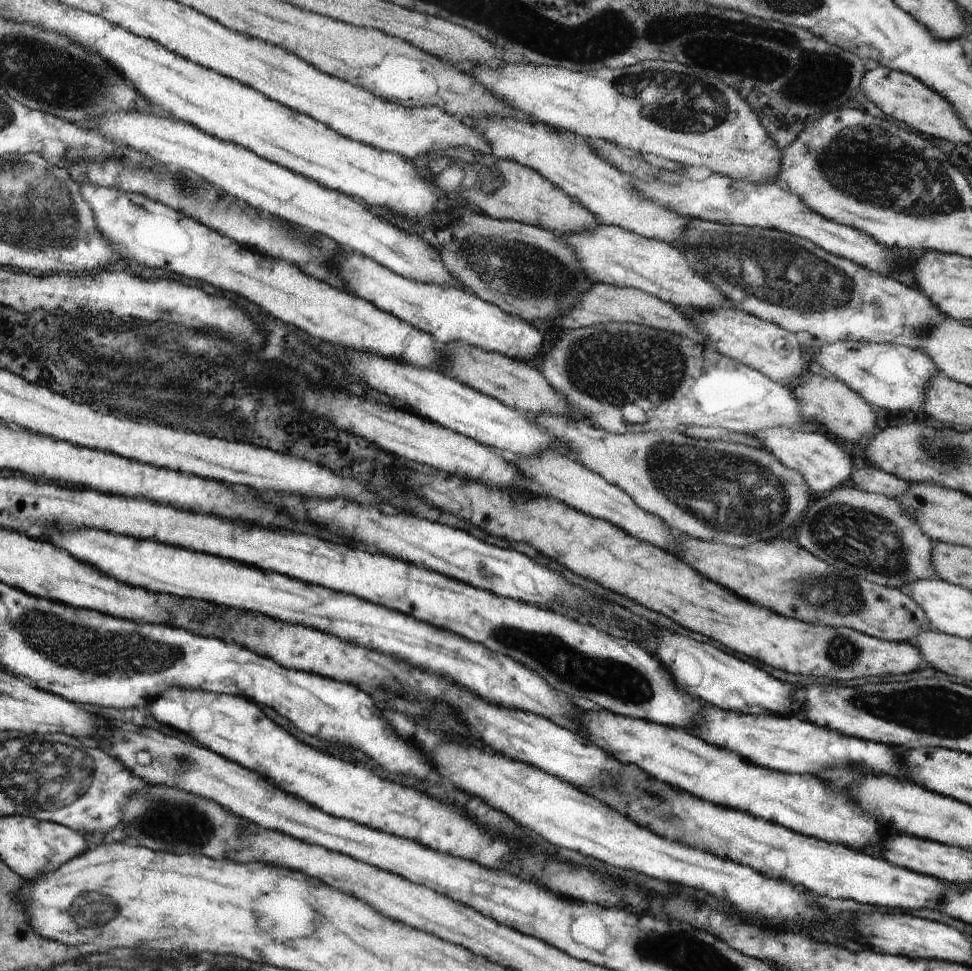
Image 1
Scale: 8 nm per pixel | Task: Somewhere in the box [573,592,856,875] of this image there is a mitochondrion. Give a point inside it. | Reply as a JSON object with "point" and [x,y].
{"point":[724,844]}

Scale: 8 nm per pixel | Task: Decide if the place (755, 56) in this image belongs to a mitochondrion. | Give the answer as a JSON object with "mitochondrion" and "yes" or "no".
{"mitochondrion":"no"}

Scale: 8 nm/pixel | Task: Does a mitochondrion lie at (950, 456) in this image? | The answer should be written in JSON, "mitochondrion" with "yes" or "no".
{"mitochondrion":"yes"}

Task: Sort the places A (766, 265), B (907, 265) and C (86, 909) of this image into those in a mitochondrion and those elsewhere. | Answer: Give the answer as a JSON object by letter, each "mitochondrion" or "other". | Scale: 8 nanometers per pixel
{"A":"mitochondrion","B":"other","C":"mitochondrion"}

